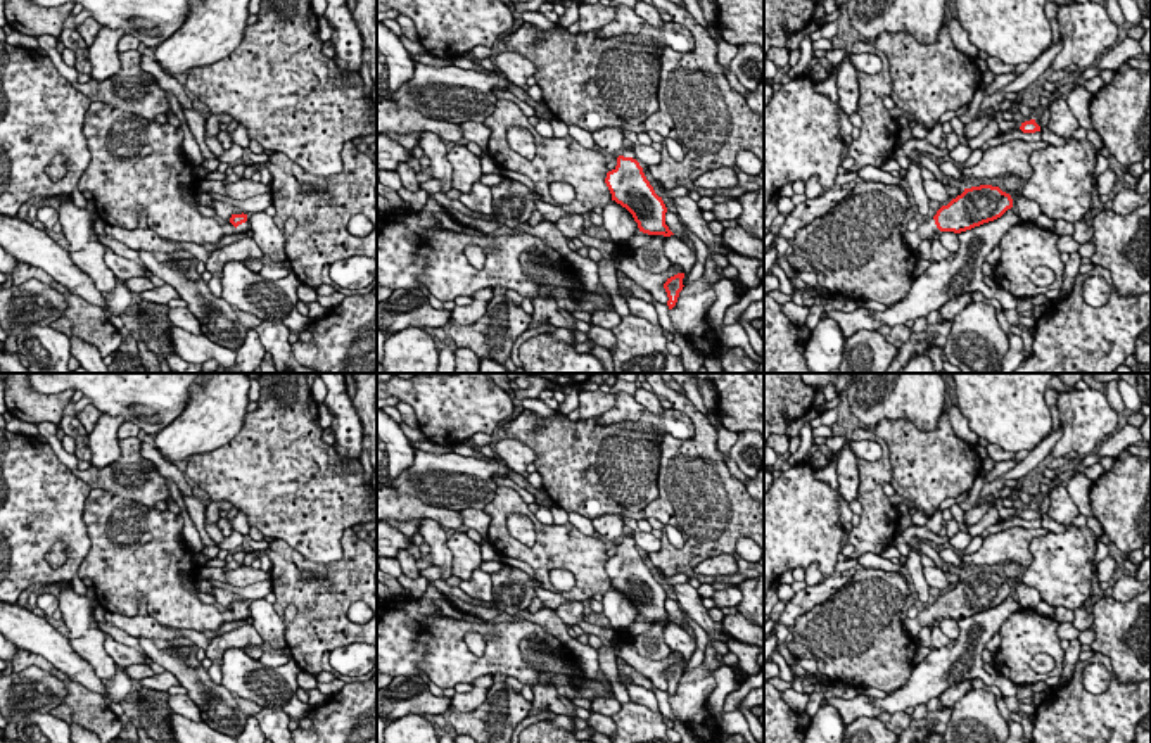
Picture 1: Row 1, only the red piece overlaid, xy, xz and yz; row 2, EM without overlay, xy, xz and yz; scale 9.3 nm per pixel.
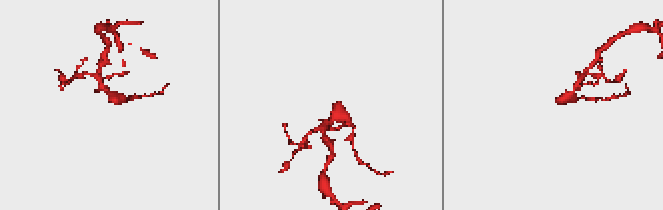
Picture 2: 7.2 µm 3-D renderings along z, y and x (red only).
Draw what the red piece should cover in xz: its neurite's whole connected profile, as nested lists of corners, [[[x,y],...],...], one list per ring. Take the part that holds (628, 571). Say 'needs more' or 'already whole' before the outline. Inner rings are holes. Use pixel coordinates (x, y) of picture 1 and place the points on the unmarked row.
needs more; [[[634,530],[624,534],[617,544],[617,553],[607,560],[605,570],[612,581],[612,587],[633,601],[639,619],[671,624],[674,620],[665,612],[667,594],[646,567],[633,534]]]

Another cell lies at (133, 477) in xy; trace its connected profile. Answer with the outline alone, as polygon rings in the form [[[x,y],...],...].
[[[128,437],[119,441],[119,458],[105,467],[78,470],[78,477],[92,489],[104,489],[114,496],[156,508],[157,501],[169,499],[166,479],[157,472],[152,461],[142,456],[142,439]]]

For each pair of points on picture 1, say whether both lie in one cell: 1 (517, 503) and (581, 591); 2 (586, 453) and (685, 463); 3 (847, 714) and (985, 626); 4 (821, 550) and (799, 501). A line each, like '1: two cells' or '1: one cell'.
1: one cell
2: two cells
3: one cell
4: one cell

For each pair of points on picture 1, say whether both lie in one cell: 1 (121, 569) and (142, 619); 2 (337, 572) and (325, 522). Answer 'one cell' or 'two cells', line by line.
1: two cells
2: two cells

